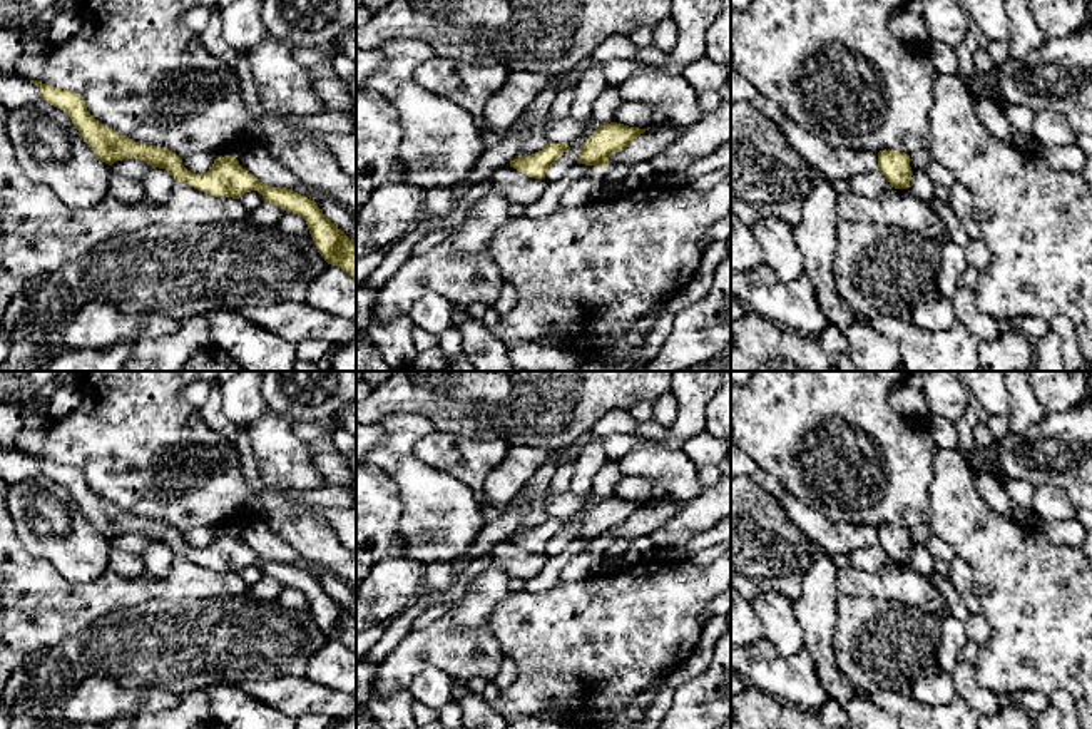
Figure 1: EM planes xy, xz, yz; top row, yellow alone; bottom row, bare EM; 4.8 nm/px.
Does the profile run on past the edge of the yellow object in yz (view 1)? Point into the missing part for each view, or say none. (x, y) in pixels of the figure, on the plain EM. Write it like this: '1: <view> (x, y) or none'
1: none

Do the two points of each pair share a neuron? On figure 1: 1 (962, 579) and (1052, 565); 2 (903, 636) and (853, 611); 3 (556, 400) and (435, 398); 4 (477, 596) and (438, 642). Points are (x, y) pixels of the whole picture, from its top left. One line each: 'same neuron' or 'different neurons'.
1: different neurons
2: same neuron
3: same neuron
4: same neuron

